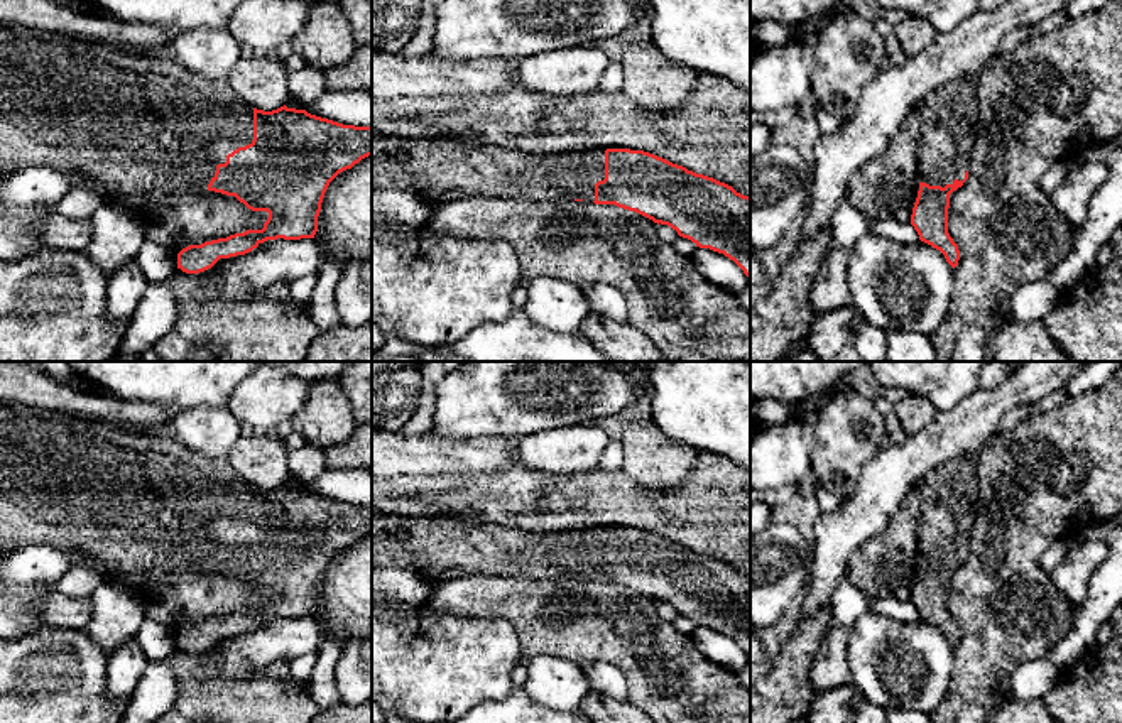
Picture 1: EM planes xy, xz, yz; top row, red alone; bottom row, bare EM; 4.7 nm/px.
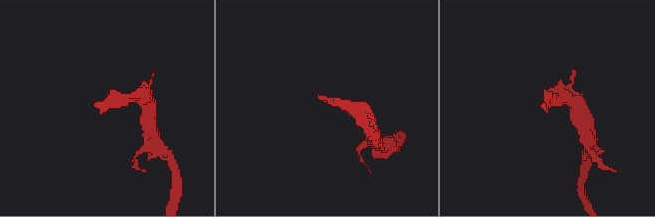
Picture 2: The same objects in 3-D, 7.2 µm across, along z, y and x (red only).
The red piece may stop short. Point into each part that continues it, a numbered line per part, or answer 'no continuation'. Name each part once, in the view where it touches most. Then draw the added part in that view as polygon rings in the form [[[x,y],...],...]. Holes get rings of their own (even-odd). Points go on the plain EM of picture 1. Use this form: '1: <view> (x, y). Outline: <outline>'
1: xy (134, 507). Outline: [[[0,404],[0,549],[19,549],[42,544],[63,552],[73,564],[98,573],[105,581],[132,588],[135,593],[150,588],[164,588],[167,578],[182,569],[208,569],[216,544],[226,541],[226,534],[253,519],[253,485],[243,480],[228,458],[206,458],[184,448],[169,432],[123,431],[93,419],[64,416],[61,412],[20,404]]]

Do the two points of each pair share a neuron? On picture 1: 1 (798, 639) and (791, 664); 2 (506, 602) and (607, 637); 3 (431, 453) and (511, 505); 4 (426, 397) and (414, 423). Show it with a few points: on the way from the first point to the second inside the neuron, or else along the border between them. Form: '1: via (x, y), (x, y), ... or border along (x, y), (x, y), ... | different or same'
1: via (798, 646), (795, 657) | same
2: via (531, 605), (550, 620), (582, 624) | same
3: border along (504, 470), (494, 475), (424, 475) | different
4: via (426, 404), (426, 411), (421, 416) | same

